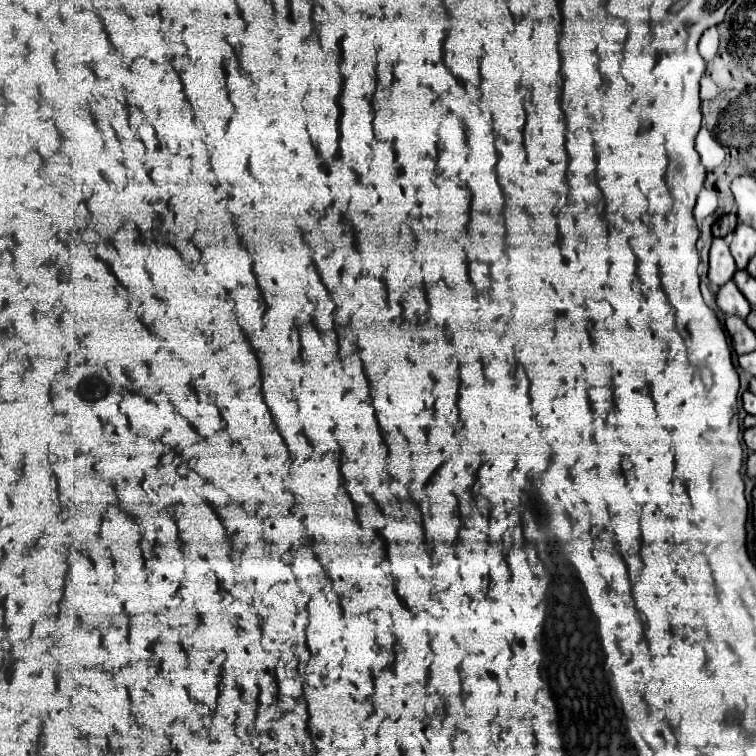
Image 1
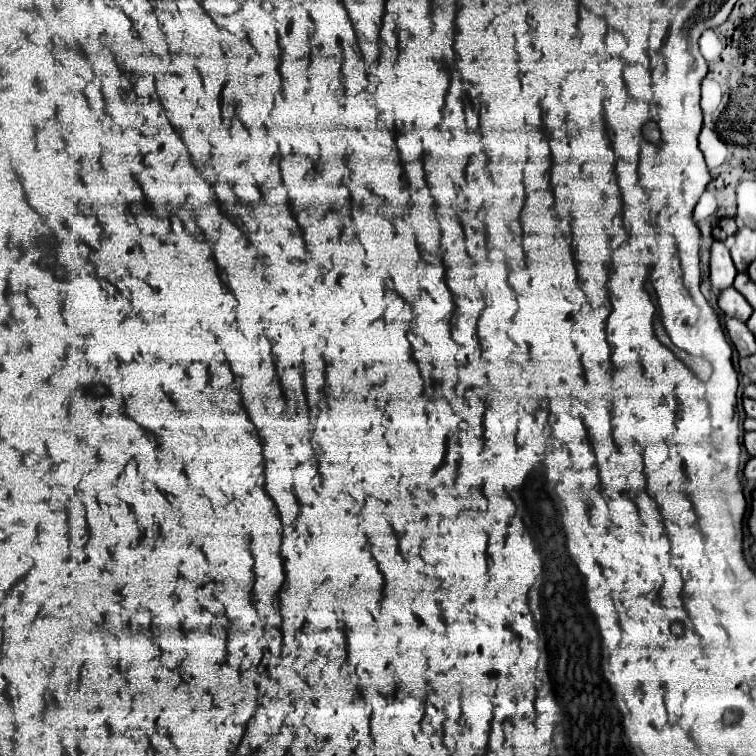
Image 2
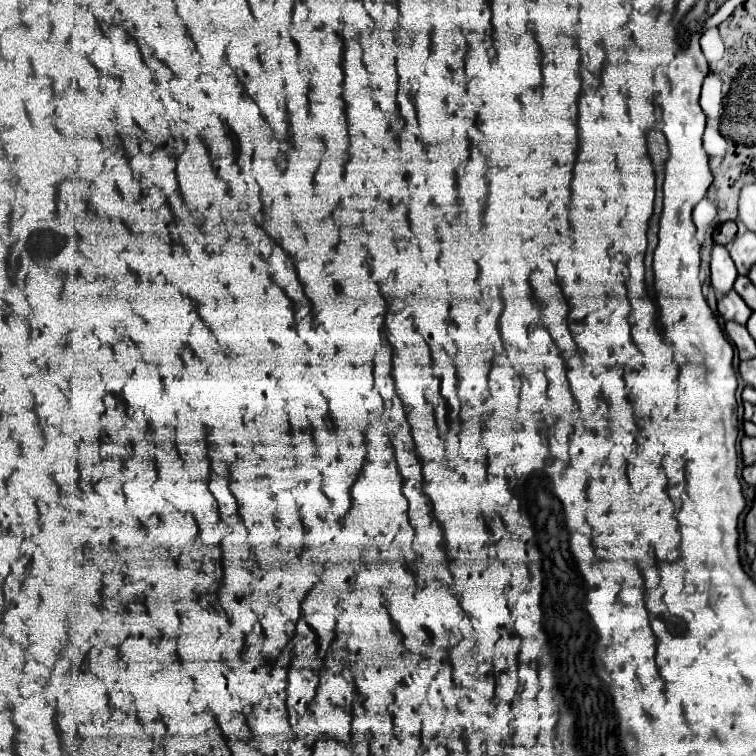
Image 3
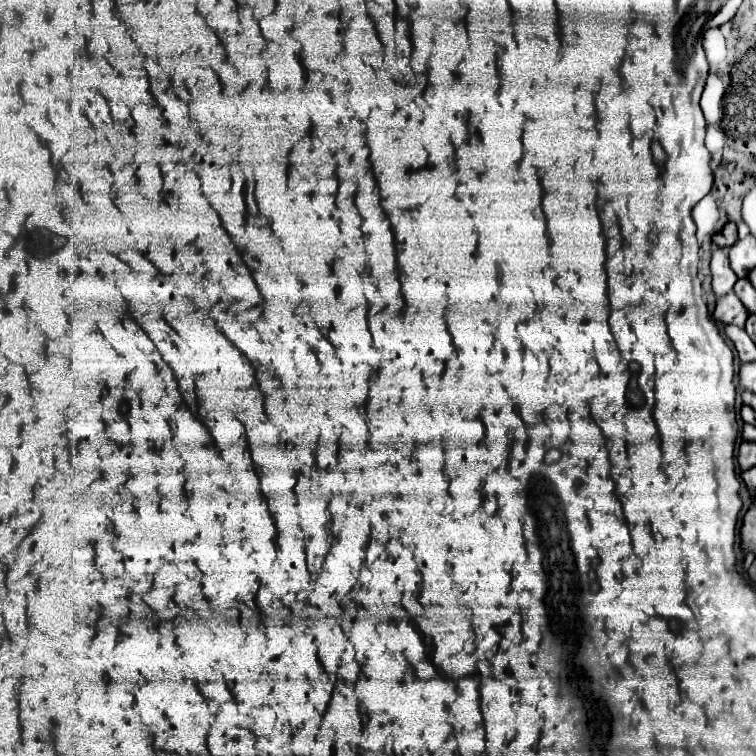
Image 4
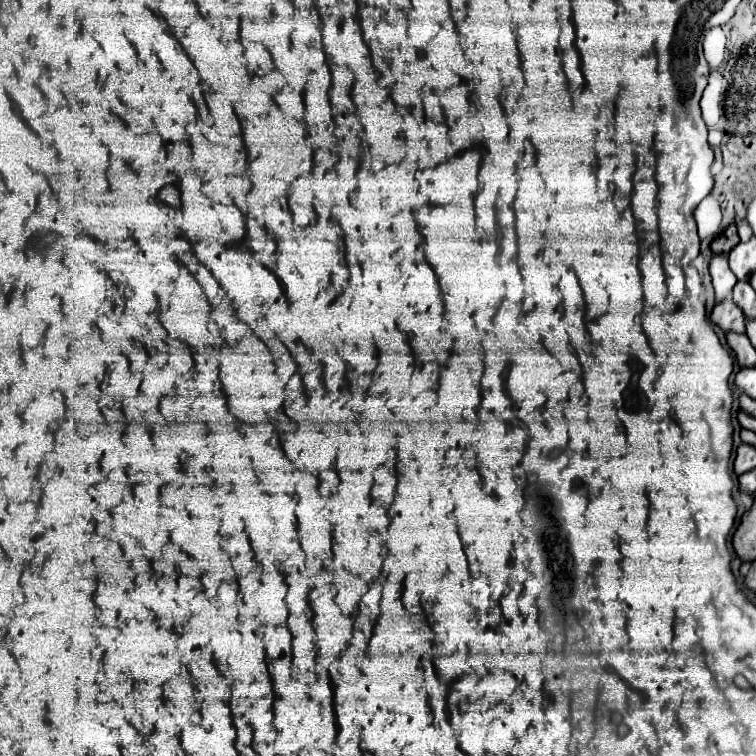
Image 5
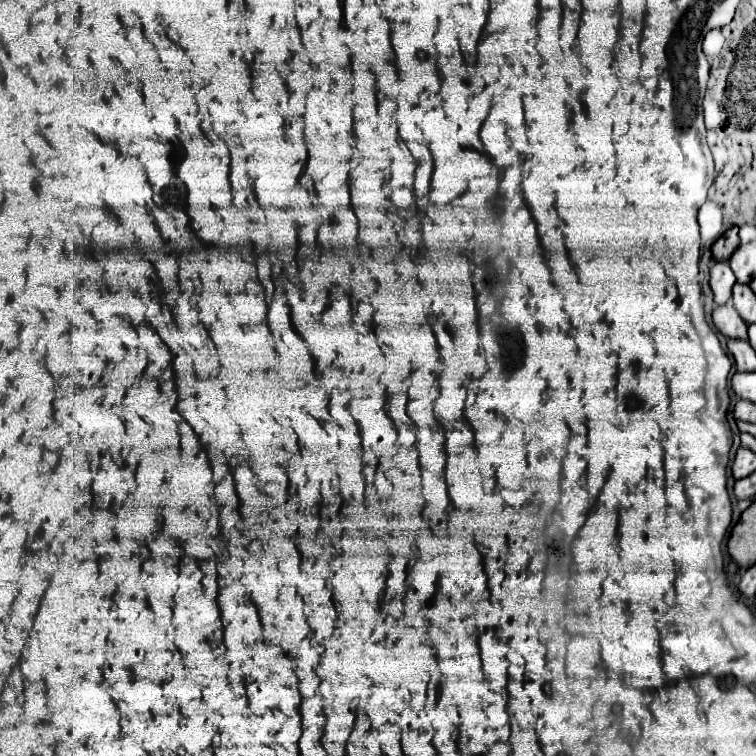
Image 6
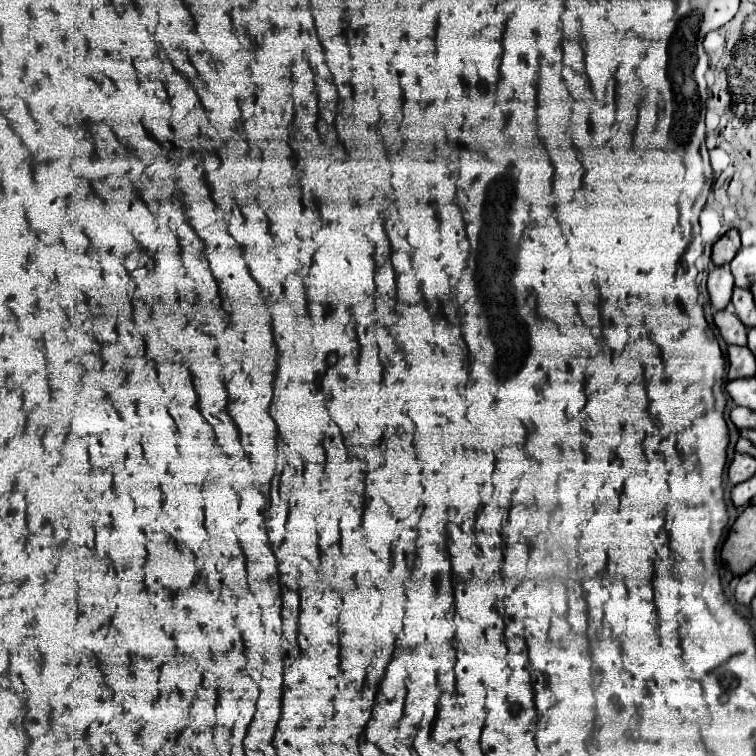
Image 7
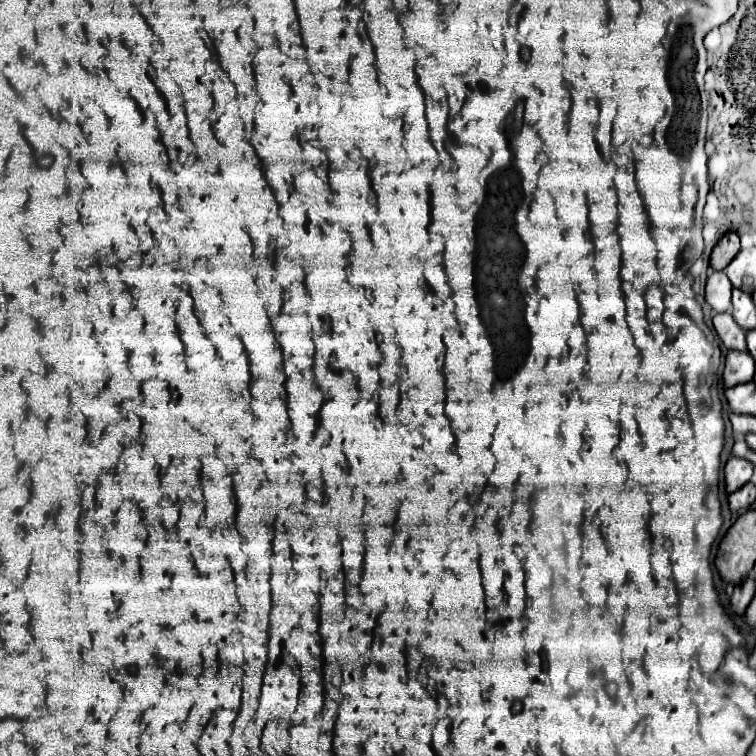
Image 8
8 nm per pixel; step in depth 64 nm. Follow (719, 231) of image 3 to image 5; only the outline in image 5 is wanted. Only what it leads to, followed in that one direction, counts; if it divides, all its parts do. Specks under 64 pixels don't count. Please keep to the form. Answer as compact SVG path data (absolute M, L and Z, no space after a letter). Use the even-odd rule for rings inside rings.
M730 224L730 226L712 242L712 252L714 252L714 254L726 254L726 252L730 252L738 242L740 242L740 238L738 238L736 226Z

